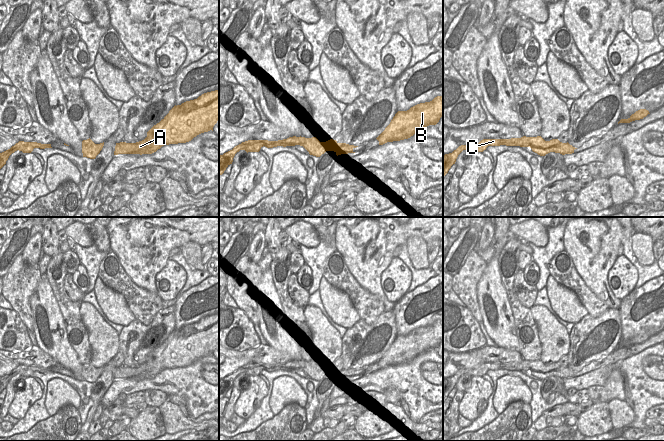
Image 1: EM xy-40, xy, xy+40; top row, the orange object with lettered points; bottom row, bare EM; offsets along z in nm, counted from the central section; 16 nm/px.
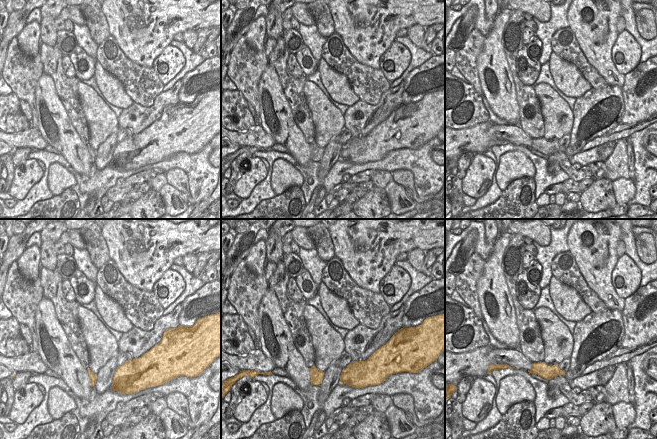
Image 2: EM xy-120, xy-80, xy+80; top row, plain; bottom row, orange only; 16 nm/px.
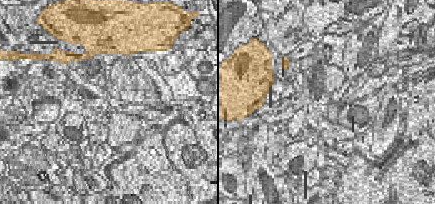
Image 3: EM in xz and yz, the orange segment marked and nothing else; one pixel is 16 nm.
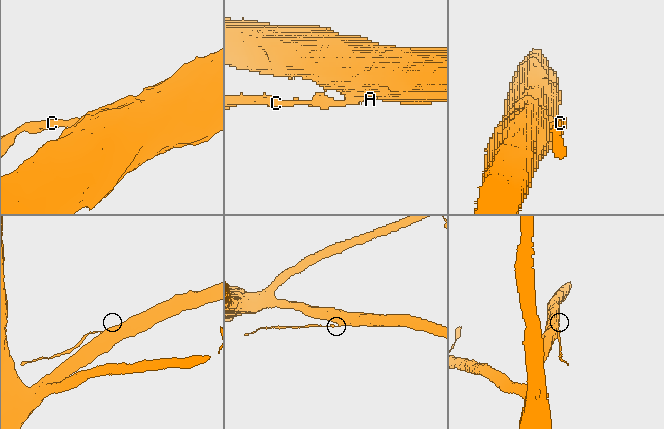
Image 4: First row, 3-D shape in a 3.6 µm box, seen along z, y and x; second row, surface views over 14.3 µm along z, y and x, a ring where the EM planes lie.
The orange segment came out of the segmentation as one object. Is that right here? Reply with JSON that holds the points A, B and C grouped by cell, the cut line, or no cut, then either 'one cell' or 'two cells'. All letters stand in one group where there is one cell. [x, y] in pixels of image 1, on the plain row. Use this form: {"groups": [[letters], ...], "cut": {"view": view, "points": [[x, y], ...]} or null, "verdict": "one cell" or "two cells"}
{"groups": [["A", "B"], ["C"]], "cut": {"view": "xy+40", "points": [[560, 366], [555, 376]]}, "verdict": "two cells"}

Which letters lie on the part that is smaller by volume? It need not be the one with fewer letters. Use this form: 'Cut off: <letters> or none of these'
Cut off: C

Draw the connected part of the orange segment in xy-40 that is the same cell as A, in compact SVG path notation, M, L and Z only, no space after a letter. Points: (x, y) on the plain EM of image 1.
M219 314L202 318L197 323L175 329L169 337L148 356L147 361L136 367L116 367L114 379L118 378L152 378L164 369L186 367L197 359L213 355L219 344Z

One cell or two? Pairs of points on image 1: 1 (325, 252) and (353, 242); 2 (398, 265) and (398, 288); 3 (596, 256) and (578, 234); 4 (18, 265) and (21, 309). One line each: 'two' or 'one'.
1: two
2: one
3: one
4: one

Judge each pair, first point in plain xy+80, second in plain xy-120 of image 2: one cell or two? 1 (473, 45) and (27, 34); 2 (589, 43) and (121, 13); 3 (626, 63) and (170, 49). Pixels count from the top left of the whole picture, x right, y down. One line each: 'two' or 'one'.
1: two
2: one
3: one

